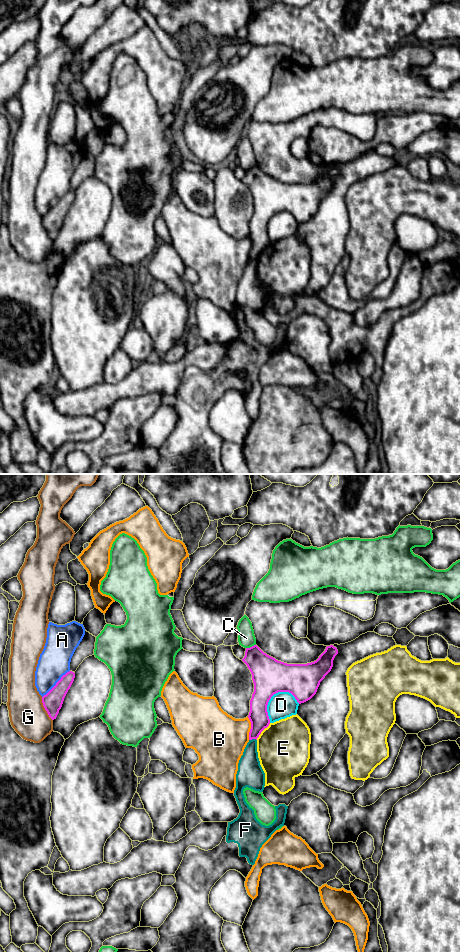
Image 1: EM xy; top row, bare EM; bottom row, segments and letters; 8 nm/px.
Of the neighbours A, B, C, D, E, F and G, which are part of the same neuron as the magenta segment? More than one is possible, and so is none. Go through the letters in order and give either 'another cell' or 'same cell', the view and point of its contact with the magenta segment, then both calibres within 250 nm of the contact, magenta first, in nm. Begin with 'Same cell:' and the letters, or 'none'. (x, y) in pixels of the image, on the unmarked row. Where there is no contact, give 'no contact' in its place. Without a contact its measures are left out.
Same cell: none
A: another cell; meets magenta in xy at (56, 203); 160 nm thick on the magenta side, 260 nm on the other
B: another cell; meets magenta in xy at (251, 248); 160 nm thick on the magenta side, 380 nm on the other
C: another cell; meets magenta in xy at (250, 167); 260 nm thick on the magenta side, 140 nm on the other
D: another cell; meets magenta in xy at (269, 219); 280 nm thick on the magenta side, 200 nm on the other
E: another cell; meets magenta in xy at (262, 250); 160 nm thick on the magenta side, 420 nm on the other
F: another cell; meets magenta in xy at (252, 258); 160 nm thick on the magenta side, 190 nm on the other
G: another cell; meets magenta in xy at (45, 229); 160 nm thick on the magenta side, 300 nm on the other

